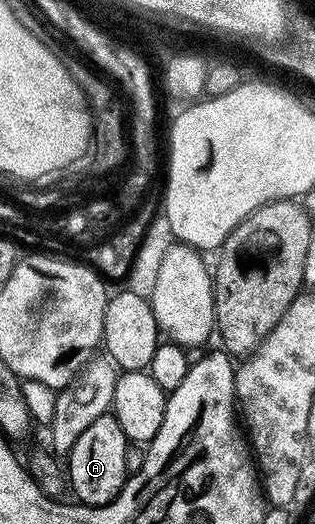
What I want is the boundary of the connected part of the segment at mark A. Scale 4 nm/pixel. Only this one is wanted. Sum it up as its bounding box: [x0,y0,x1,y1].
[67,412,128,506]

